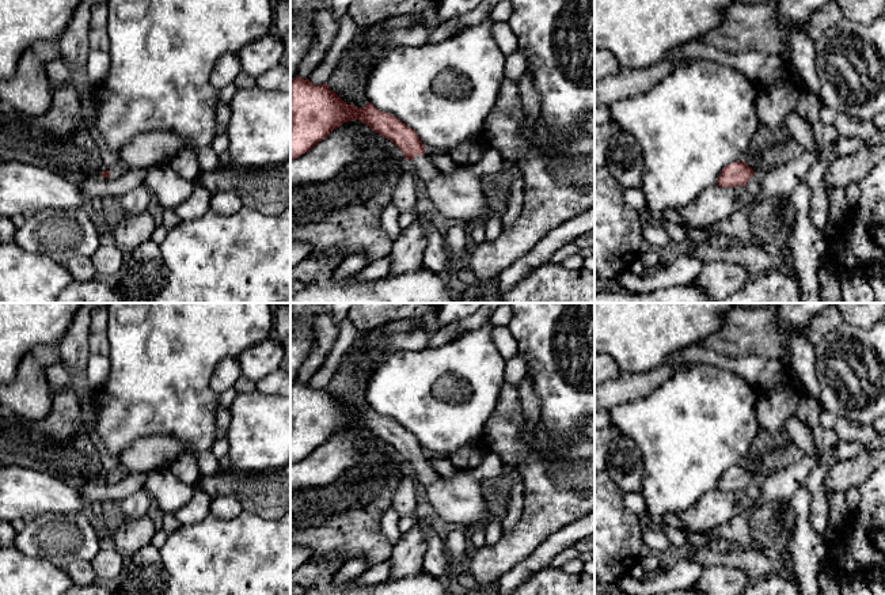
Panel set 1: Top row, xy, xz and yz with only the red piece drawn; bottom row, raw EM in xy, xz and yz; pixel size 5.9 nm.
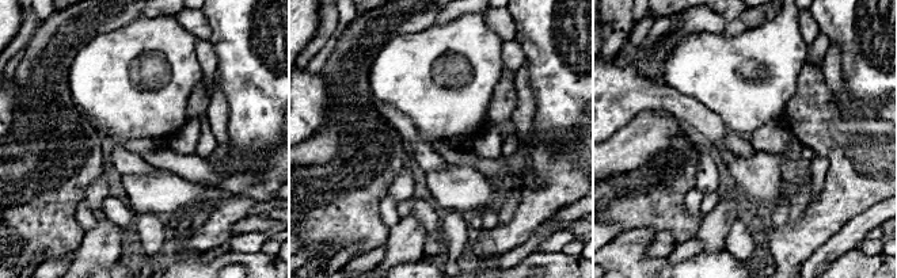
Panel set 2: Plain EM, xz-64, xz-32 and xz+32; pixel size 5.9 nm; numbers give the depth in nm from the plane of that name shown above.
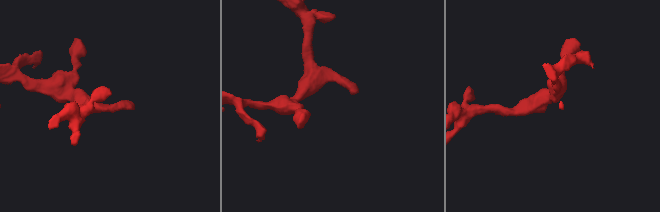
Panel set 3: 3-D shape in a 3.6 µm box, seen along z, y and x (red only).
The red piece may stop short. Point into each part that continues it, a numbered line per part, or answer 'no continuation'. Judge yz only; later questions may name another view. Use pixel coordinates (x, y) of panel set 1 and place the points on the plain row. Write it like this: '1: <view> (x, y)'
no continuation

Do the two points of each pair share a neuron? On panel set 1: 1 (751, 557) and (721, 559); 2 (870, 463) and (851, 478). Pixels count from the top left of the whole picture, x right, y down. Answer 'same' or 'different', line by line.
1: same
2: same

